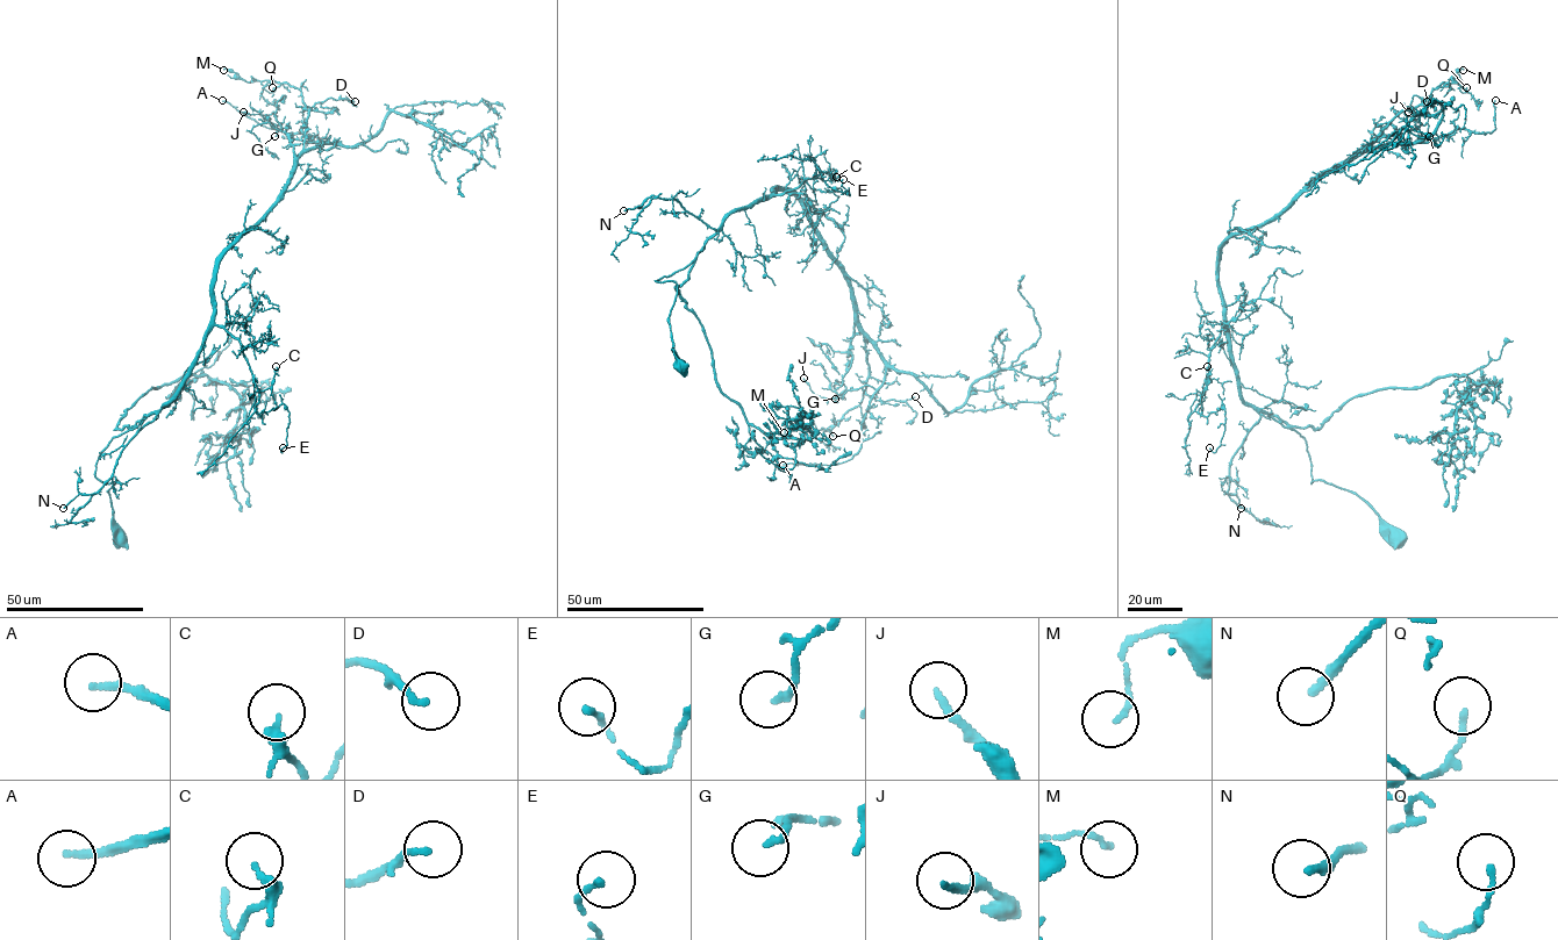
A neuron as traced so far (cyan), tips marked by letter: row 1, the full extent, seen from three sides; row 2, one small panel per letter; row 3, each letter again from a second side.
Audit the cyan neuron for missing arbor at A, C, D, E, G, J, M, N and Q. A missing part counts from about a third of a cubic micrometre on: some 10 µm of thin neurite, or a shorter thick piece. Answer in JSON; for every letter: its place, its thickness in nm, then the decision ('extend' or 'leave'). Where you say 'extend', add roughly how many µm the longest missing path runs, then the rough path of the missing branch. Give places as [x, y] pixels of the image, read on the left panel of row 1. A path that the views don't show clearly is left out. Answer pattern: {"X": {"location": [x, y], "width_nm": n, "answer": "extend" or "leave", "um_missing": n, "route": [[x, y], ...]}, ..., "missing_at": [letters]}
{"A": {"location": [222, 100], "width_nm": 220, "answer": "extend", "um_missing": 20}, "C": {"location": [276, 366], "width_nm": 200, "answer": "leave"}, "D": {"location": [355, 101], "width_nm": 160, "answer": "leave"}, "E": {"location": [283, 447], "width_nm": 150, "answer": "leave"}, "G": {"location": [274, 136], "width_nm": 170, "answer": "leave"}, "J": {"location": [243, 112], "width_nm": 170, "answer": "leave"}, "M": {"location": [223, 70], "width_nm": 120, "answer": "leave"}, "N": {"location": [63, 508], "width_nm": 240, "answer": "extend", "um_missing": 35}, "Q": {"location": [272, 87], "width_nm": 140, "answer": "leave"}, "missing_at": ["A", "N"]}

